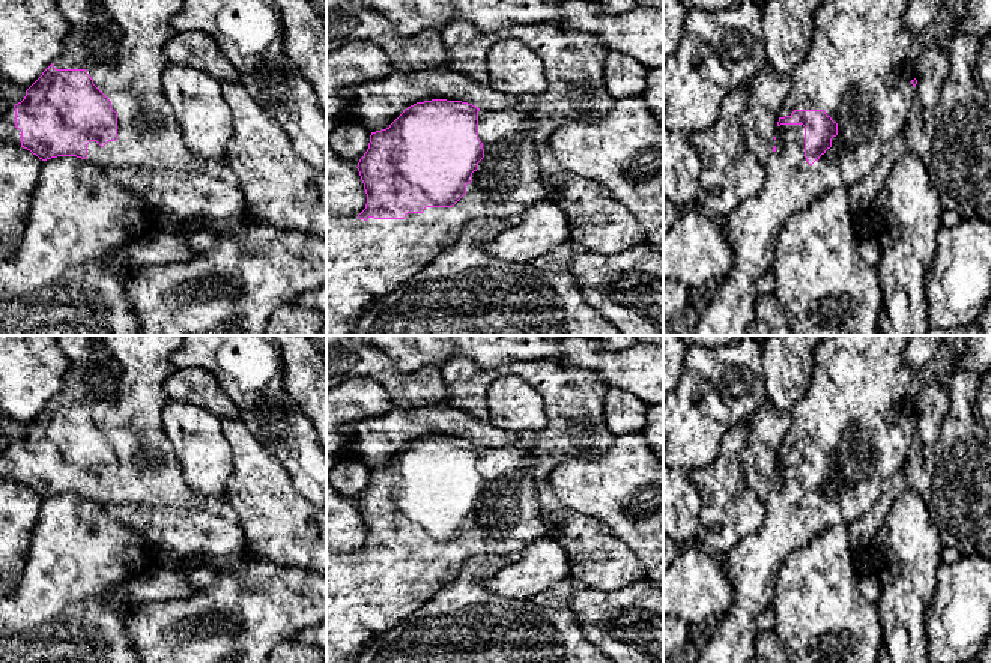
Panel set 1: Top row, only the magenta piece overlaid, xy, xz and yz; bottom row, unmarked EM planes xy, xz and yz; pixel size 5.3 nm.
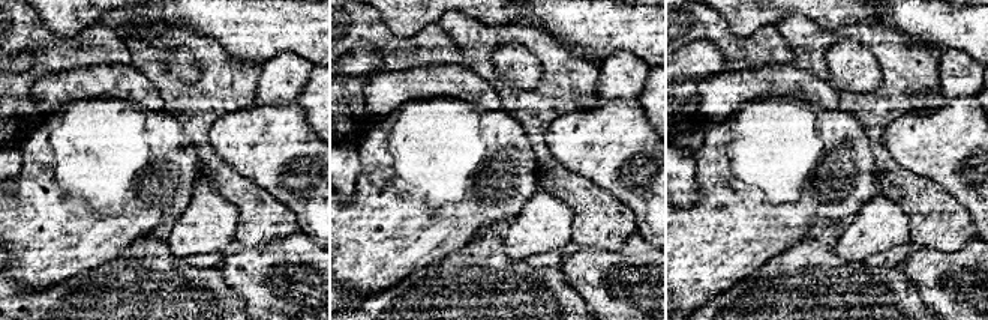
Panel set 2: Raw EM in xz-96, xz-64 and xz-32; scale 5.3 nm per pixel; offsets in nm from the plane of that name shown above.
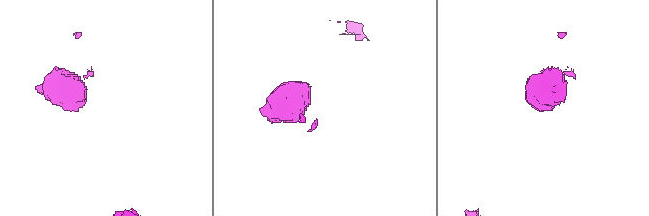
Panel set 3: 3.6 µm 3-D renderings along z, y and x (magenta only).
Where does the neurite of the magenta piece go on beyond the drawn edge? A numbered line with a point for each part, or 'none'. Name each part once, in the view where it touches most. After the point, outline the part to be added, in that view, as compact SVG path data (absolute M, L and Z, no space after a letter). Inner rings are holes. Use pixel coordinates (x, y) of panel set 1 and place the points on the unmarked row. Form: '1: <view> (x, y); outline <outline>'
1: xz (366, 597); outline M522 434L505 447L478 448L478 477L483 480L484 495L472 510L466 531L453 544L426 544L423 550L408 550L405 556L368 555L367 558L359 556L358 552L337 553L326 549L326 663L356 663L359 652L370 640L394 628L444 586L457 580L466 561L489 555L508 558L513 553L522 553L528 544L546 535L535 480L531 475L531 469L535 468L531 453L534 444L532 434Z

